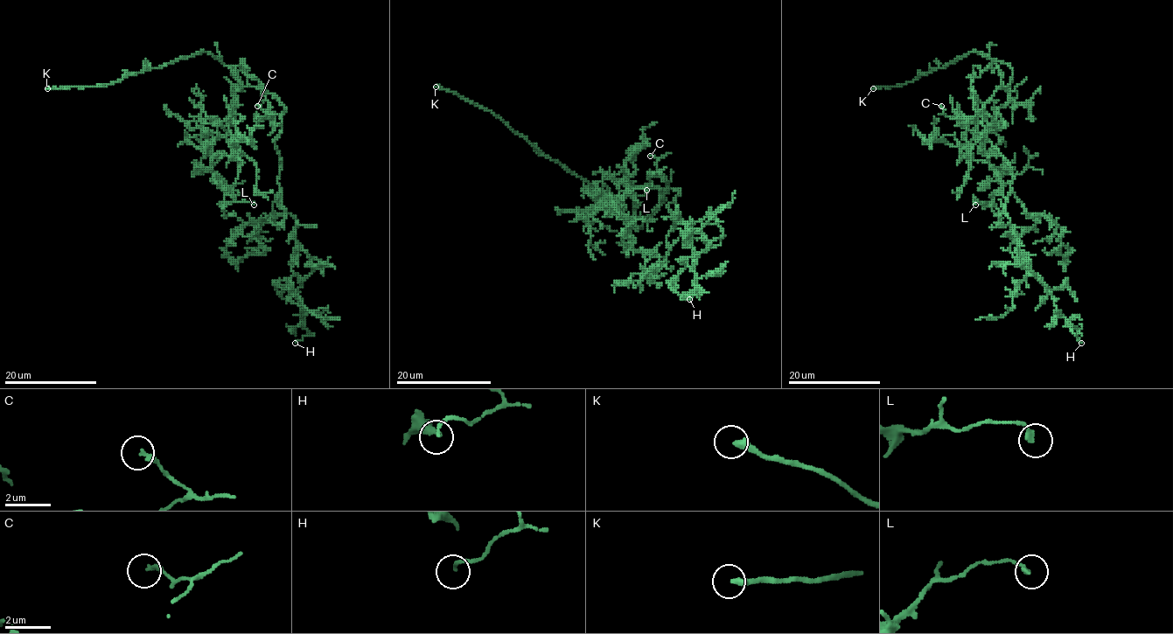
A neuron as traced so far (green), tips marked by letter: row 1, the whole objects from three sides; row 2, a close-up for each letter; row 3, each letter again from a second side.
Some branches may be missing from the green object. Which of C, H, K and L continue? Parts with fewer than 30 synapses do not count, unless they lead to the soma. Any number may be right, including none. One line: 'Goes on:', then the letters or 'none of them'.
Goes on: K

